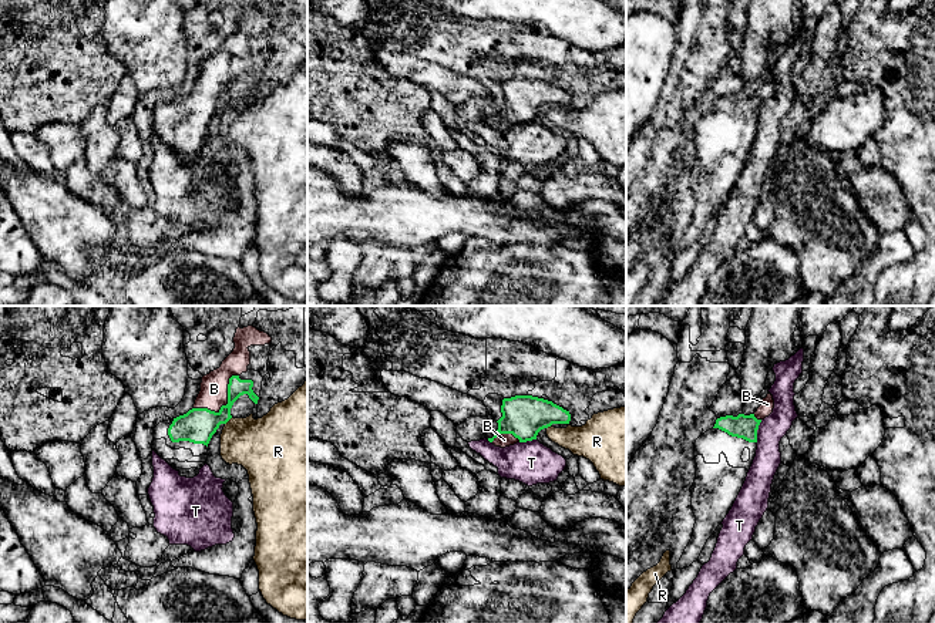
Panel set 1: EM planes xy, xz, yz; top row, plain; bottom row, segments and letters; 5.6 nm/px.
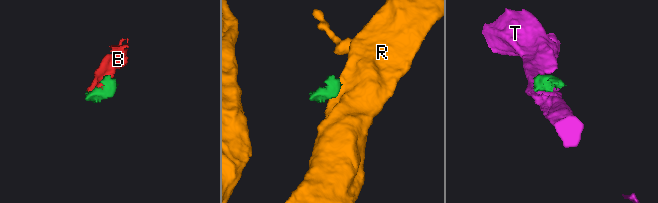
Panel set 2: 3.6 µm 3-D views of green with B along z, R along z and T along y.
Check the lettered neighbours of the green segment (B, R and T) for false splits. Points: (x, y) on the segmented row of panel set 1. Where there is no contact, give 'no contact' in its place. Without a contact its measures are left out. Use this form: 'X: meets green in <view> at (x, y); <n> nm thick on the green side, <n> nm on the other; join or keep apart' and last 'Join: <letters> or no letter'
B: meets green in xy at (228, 403); 200 nm thick on the green side, 160 nm on the other; join
R: meets green in xy at (228, 420); 200 nm thick on the green side, 320 nm on the other; keep apart
T: meets green in yz at (756, 431); 130 nm thick on the green side, 150 nm on the other; keep apart
Join: B

